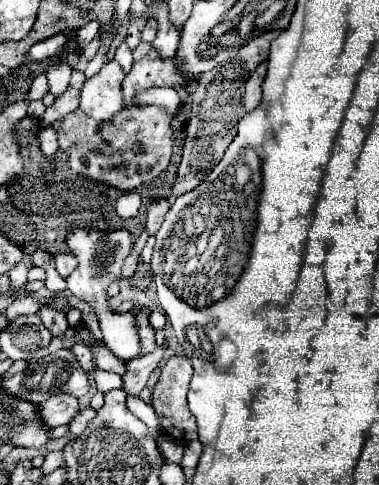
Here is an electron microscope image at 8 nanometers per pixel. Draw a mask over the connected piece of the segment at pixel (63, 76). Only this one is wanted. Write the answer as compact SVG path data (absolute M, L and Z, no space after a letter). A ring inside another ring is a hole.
M53 56L49 68L47 68L47 80L49 80L49 92L53 96L61 96L69 84L69 78L71 78L71 68L61 62L59 56Z

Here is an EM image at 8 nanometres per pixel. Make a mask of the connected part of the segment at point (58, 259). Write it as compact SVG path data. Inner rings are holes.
M57 254L57 256L55 256L55 264L57 264L57 272L59 272L63 278L67 278L69 272L75 268L75 260L73 260L73 256L69 256L69 254Z

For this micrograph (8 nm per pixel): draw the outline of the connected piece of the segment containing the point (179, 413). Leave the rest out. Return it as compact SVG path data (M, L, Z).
M171 356L165 362L165 366L161 368L161 378L155 384L155 392L153 392L153 408L157 412L161 426L163 426L163 434L171 436L183 444L197 438L195 416L191 414L191 410L187 406L187 392L189 392L191 376L193 376L193 368L189 364L189 358L187 356Z

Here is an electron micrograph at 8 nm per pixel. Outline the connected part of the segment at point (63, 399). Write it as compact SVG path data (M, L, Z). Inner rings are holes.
M55 394L39 404L43 420L49 428L57 428L61 424L69 424L79 412L79 398L71 394Z

